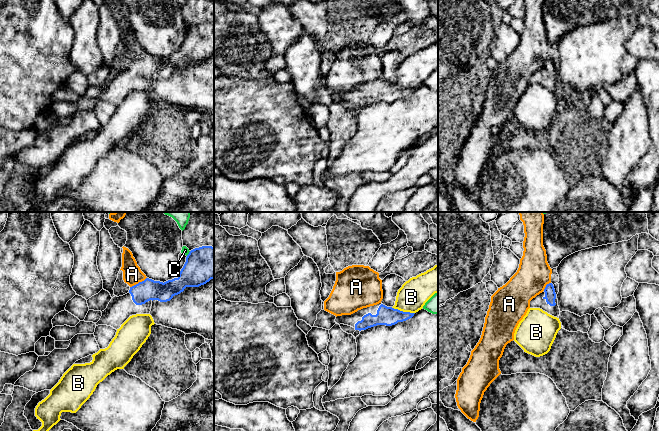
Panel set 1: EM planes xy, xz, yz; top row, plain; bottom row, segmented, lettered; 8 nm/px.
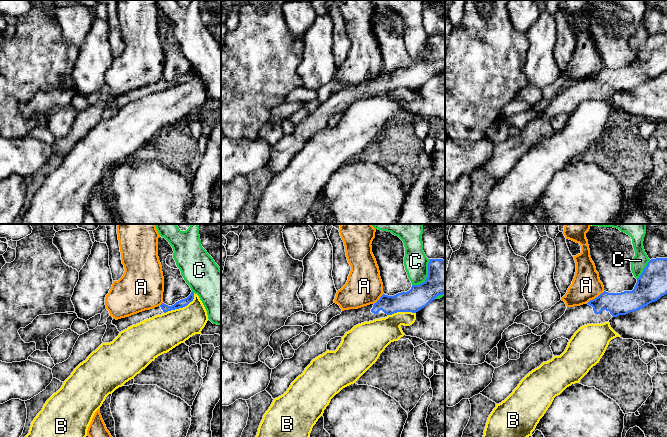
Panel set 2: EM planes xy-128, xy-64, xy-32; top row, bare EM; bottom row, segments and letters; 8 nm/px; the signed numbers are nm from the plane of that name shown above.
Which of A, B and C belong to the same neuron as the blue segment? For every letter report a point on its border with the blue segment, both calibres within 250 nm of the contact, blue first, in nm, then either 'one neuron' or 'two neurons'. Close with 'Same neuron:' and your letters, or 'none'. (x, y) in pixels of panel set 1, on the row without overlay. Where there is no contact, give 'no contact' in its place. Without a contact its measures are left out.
A: meets blue in xy at (139, 58); 170 nm thick on the blue side, 160 nm on the other; two neurons
B: meets blue in xz at (402, 87); 150 nm thick on the blue side, 240 nm on the other; two neurons
C: meets blue in xy at (189, 29); 280 nm thick on the blue side, 60 nm on the other; two neurons
Same neuron: none

